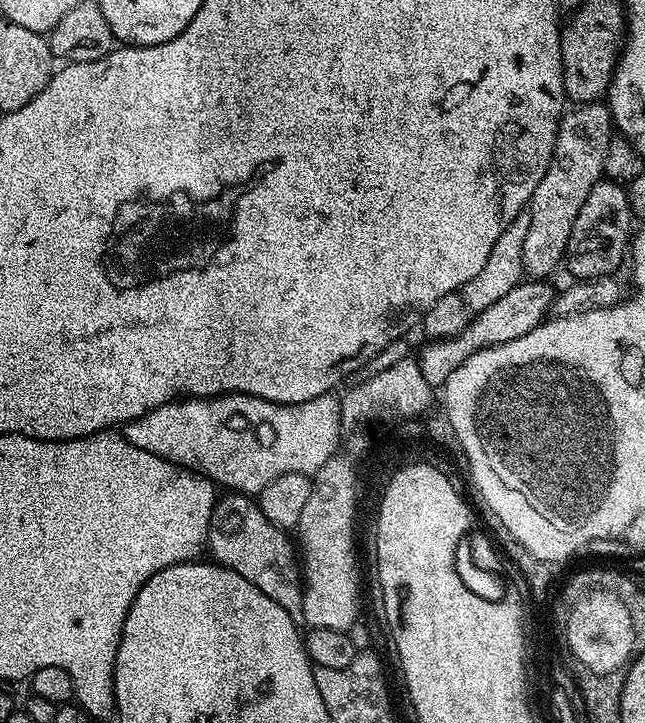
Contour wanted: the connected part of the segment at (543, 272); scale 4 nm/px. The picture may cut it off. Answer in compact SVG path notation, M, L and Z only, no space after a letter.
M603 103L581 104L565 111L556 131L556 145L542 182L534 190L530 201L530 226L523 229L518 244L520 260L527 275L532 278L548 278L556 267L561 267L568 250L568 240L574 228L574 220L582 209L592 187L604 176L606 146L612 141L614 125L612 114Z

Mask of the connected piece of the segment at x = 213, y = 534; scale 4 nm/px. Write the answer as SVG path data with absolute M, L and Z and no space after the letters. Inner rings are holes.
M224 494L217 499L216 507L212 509L212 524L208 528L207 551L212 552L211 559L215 563L242 574L242 578L246 578L246 582L258 586L258 590L262 590L262 594L274 598L274 602L278 602L278 606L282 606L282 610L286 610L286 614L290 614L292 620L300 622L304 618L302 572L298 567L298 556L294 551L293 541L291 544L284 536L287 535L281 529L275 528L262 514L259 503L255 499L244 494Z

